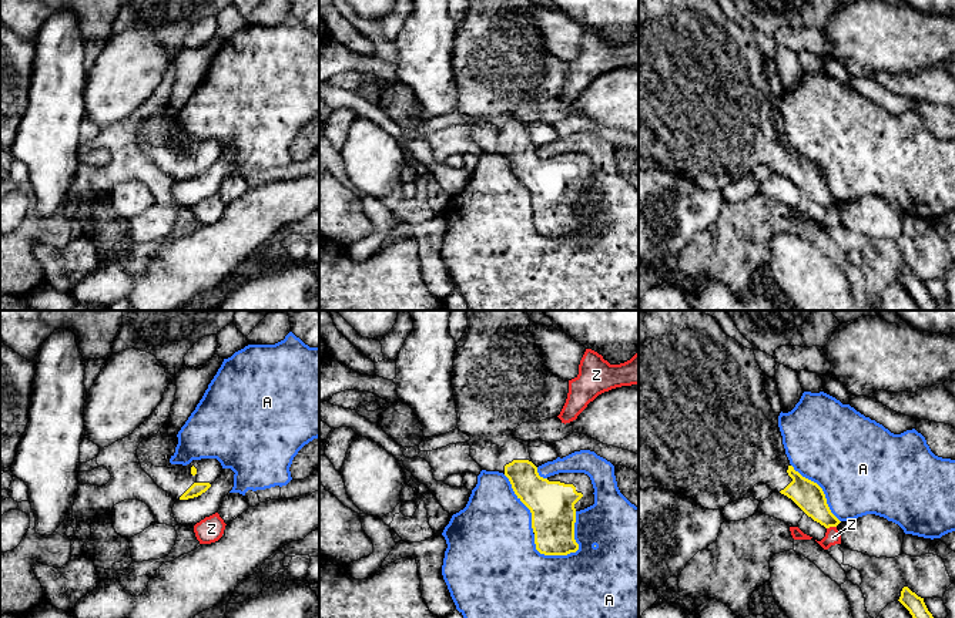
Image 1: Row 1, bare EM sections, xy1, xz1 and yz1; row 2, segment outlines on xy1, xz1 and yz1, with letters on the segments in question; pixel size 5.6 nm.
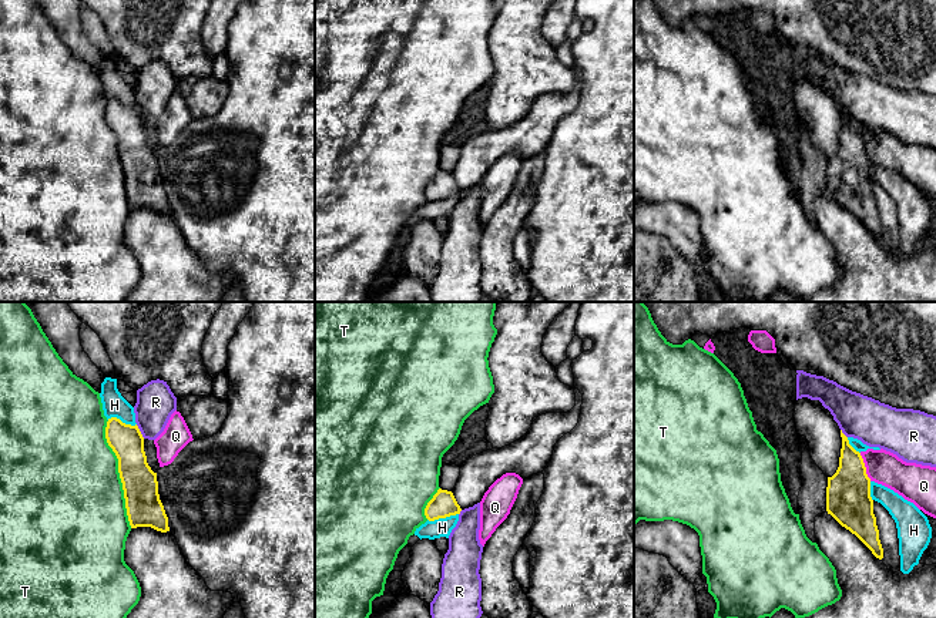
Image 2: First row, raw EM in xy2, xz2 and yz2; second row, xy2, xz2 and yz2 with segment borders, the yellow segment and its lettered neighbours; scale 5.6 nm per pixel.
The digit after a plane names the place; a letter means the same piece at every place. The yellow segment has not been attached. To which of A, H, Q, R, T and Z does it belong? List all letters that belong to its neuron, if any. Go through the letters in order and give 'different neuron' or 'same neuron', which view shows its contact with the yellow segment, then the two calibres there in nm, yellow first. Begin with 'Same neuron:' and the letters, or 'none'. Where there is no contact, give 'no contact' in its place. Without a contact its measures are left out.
Same neuron: none
A: different neuron | xz1 | 260/480 nm
H: different neuron | xz2 | 150/110 nm
Q: different neuron | yz2 | 260/190 nm
R: different neuron | xy2 | 190/220 nm
T: different neuron | xy2 | 200/480 nm
Z: different neuron | yz1 | 170/90 nm

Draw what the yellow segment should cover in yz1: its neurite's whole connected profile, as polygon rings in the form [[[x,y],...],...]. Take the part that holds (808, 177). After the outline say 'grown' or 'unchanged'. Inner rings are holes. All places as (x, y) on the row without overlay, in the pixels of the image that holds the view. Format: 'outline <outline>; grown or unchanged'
outline [[[639,0],[639,171],[660,168],[674,175],[686,177],[707,191],[721,191],[741,179],[750,179],[755,165],[764,164],[774,174],[791,179],[808,198],[825,209],[837,208],[841,202],[831,194],[822,169],[802,158],[790,145],[778,108],[778,97],[765,74],[765,56],[755,41],[754,31],[744,28],[727,17],[716,0]]]; grown

